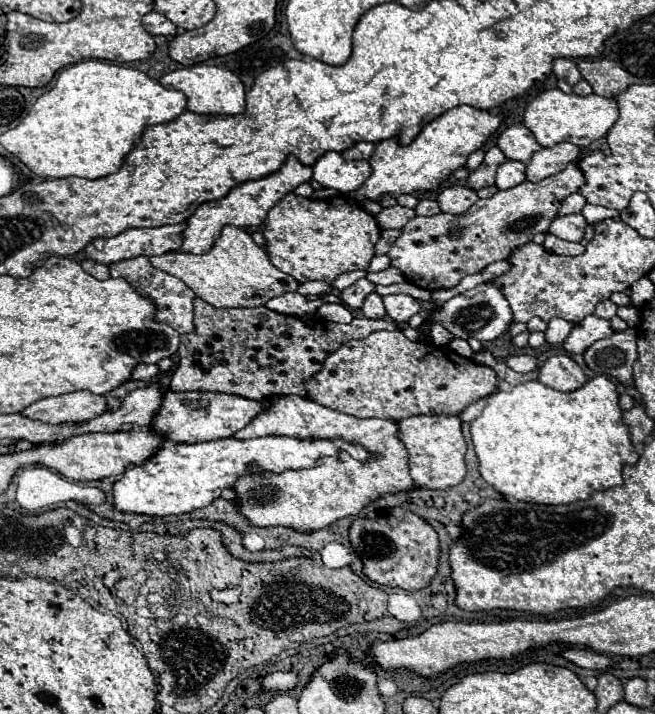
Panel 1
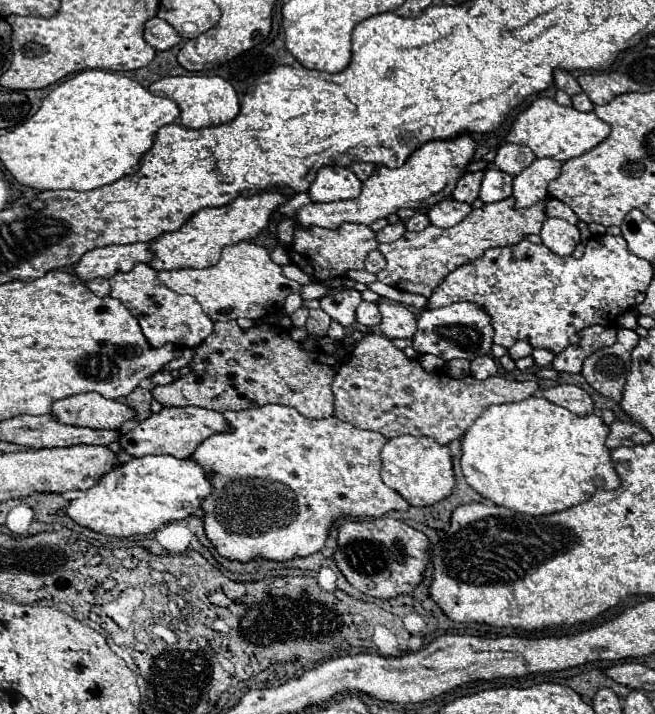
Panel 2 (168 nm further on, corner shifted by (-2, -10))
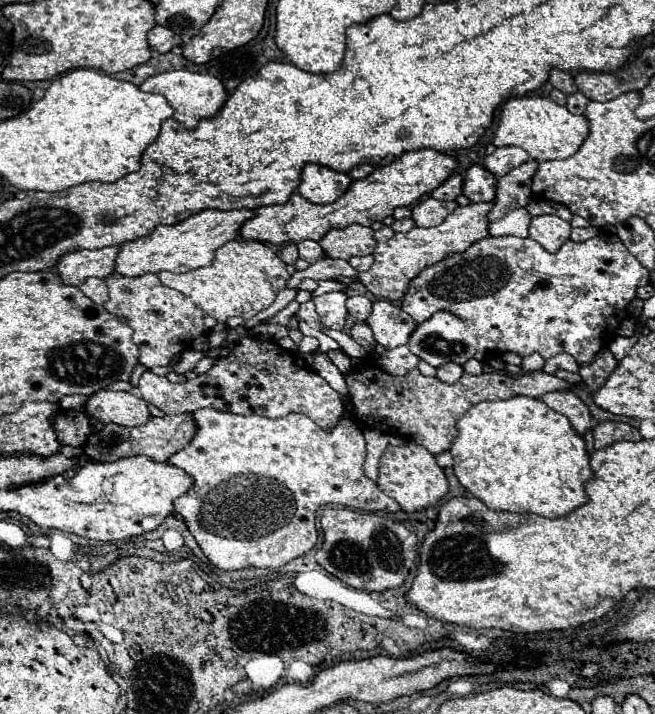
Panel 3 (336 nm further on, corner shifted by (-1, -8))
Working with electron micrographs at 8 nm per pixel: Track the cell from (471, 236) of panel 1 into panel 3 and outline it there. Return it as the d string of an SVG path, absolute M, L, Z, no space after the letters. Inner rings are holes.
M472 203L468 207L458 207L454 213L446 217L444 223L436 227L414 227L408 233L396 233L392 239L386 243L378 243L374 249L374 265L360 273L362 285L374 293L376 297L390 299L390 301L400 301L408 293L408 283L420 275L424 267L430 267L454 253L466 251L470 245L476 241L488 237L488 211L494 207L494 203Z

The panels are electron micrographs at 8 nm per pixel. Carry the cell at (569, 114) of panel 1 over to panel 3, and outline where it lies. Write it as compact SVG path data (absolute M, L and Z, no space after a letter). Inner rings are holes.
M526 95L512 97L504 103L498 131L492 143L496 147L506 147L506 145L522 147L536 161L566 159L580 149L580 145L588 137L588 131L590 131L590 125L584 115L572 115L566 107L556 105L550 97Z

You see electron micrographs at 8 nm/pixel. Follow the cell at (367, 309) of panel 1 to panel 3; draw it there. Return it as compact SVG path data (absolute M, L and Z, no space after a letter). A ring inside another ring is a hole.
M350 297L346 301L346 307L350 317L354 317L356 321L366 321L366 317L372 313L372 303L368 297Z

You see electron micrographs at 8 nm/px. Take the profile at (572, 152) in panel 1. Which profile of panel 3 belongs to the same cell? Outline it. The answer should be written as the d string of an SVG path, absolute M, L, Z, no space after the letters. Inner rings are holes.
M530 159L526 163L522 163L516 169L510 169L510 173L506 173L504 177L498 179L498 187L496 187L496 203L494 209L488 213L490 221L496 221L500 217L504 217L506 213L518 209L518 207L526 207L532 201L532 179L534 173L538 169L538 161Z

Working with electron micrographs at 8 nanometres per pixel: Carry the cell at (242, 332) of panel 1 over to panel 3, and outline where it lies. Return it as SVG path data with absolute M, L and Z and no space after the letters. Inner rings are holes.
M242 337L228 355L220 355L214 367L206 375L184 383L170 383L166 377L158 377L146 371L140 377L138 391L144 401L156 405L160 411L194 413L198 409L222 409L238 415L264 415L270 419L284 417L288 413L304 413L322 429L330 429L338 417L344 415L344 403L338 391L334 391L318 373L312 373L296 363L296 355L282 349L274 341Z

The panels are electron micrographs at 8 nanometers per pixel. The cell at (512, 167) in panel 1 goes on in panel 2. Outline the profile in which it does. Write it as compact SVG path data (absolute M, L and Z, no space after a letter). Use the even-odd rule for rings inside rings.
M487 169L481 181L481 189L479 189L479 199L483 203L497 203L503 201L507 197L511 197L511 183L513 177L499 171L499 169Z

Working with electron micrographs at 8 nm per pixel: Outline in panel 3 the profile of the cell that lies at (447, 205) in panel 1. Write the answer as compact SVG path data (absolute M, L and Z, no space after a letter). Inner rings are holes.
M426 197L412 207L412 219L418 227L434 227L440 225L456 207L456 201L438 201L434 197Z

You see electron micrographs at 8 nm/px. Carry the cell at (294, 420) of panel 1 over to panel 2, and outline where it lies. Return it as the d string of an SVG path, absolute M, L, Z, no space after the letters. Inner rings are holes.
M263 405L245 411L225 411L221 415L231 431L207 437L189 457L203 467L207 481L211 483L211 495L201 503L201 509L205 511L203 529L221 557L241 563L259 557L269 561L307 557L325 545L329 527L335 519L381 517L389 511L409 509L409 503L379 477L379 453L387 443L383 435L357 429L337 417L307 419L293 407L285 405Z

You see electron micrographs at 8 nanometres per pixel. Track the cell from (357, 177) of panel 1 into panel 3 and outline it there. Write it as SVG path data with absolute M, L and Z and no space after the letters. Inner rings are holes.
M310 163L302 169L302 181L298 193L312 203L334 203L352 185L348 173L334 171L324 165Z

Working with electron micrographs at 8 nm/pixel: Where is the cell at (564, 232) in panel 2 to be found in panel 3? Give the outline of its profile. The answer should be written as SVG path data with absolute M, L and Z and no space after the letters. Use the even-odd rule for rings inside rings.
M540 215L532 217L530 239L538 241L548 253L556 253L570 239L570 229L570 223L556 215Z

